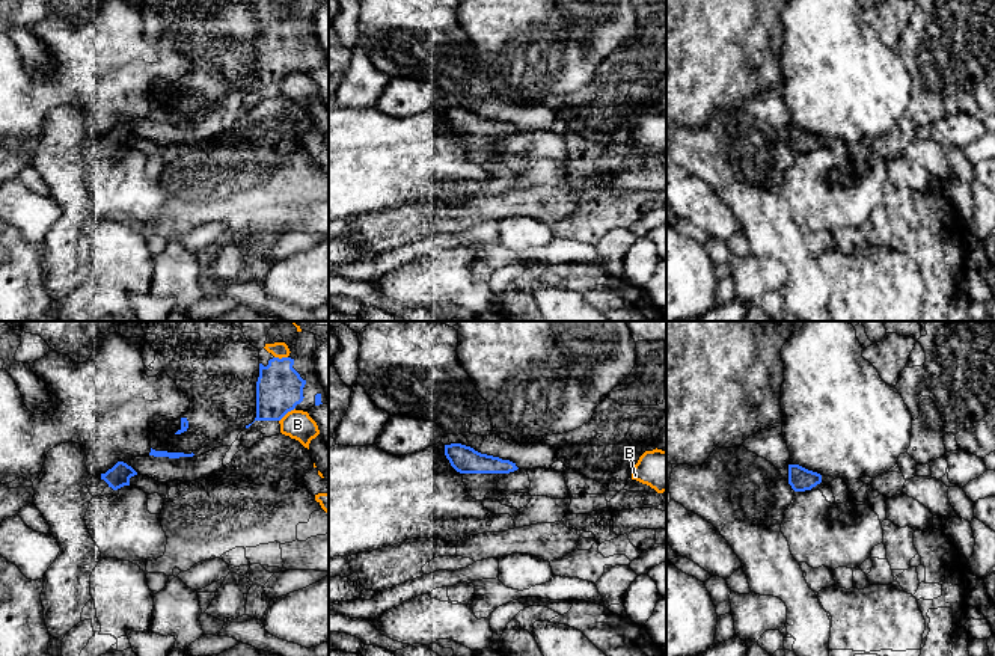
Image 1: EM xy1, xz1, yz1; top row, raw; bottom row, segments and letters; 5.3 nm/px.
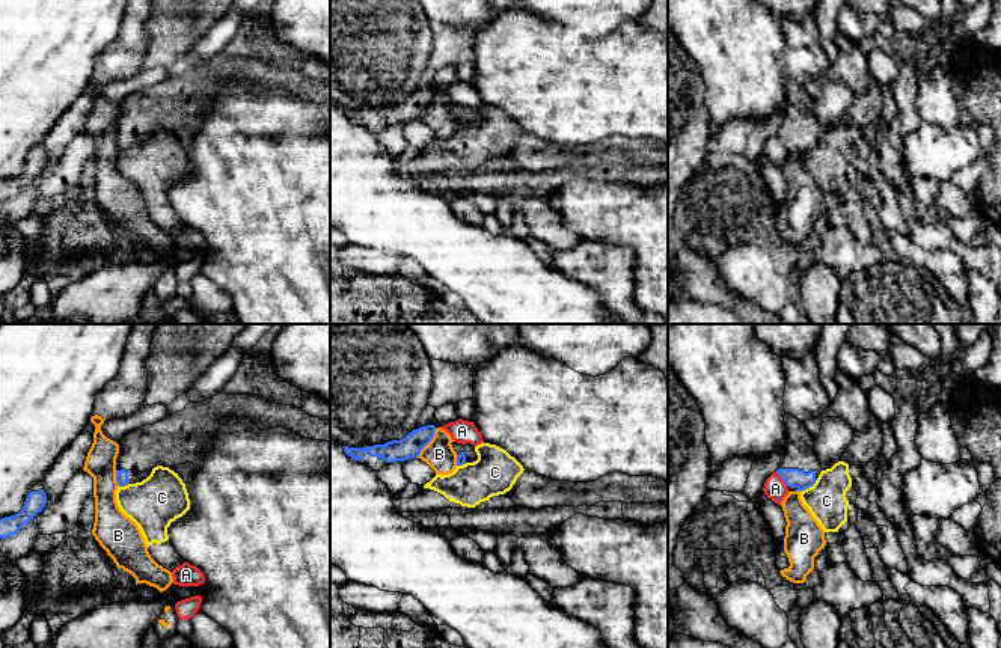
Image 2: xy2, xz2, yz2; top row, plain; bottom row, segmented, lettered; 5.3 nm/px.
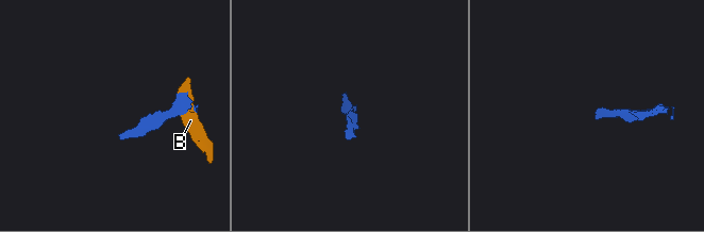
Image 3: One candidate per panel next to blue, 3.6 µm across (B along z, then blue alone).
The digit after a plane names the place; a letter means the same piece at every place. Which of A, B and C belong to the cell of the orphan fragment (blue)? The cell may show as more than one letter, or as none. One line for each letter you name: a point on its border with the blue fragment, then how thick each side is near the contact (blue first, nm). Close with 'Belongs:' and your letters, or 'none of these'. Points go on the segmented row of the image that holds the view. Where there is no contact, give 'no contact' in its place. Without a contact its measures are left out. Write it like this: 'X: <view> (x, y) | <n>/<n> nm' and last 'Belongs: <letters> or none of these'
Belongs: none of these

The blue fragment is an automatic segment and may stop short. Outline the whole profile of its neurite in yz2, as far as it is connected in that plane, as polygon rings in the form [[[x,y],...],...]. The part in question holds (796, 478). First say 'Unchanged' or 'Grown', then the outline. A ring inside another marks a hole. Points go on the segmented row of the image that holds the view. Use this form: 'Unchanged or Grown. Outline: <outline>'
Grown. Outline: [[[784,414],[785,445],[776,473],[785,482],[788,491],[804,491],[813,487],[822,472],[814,448],[814,437],[804,422]]]

